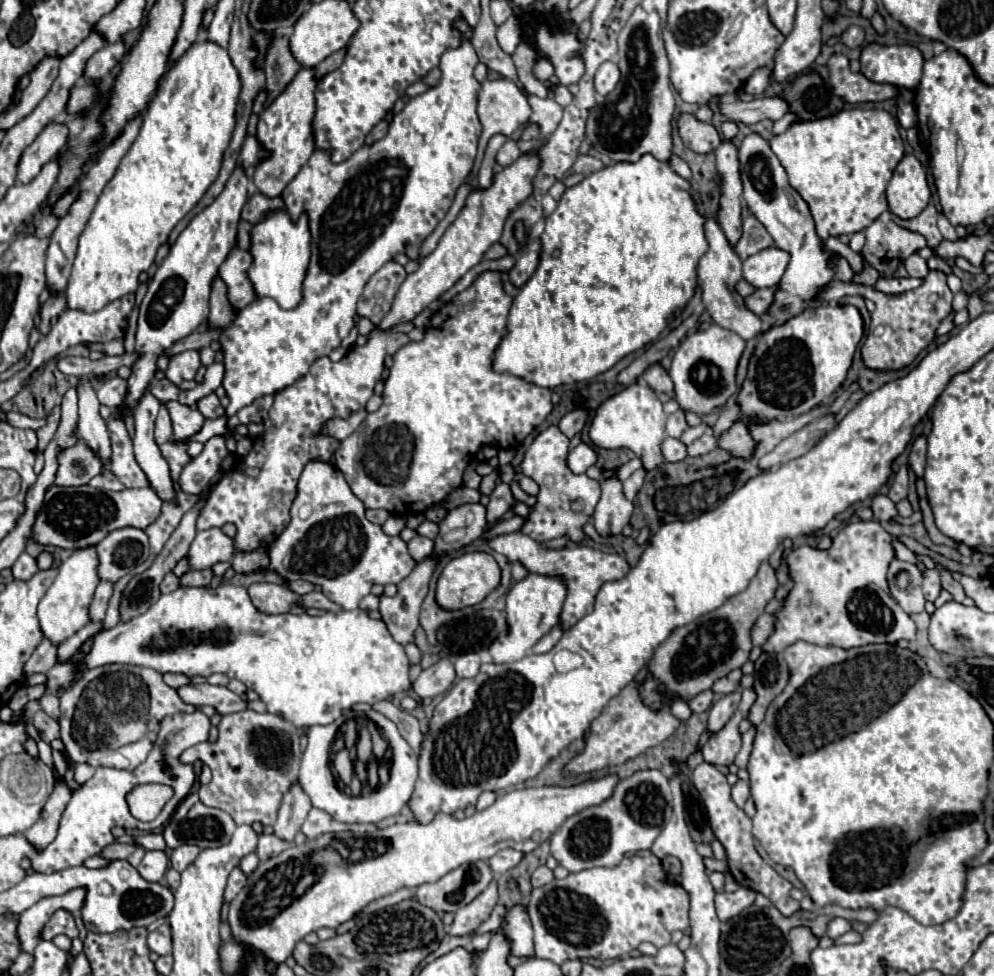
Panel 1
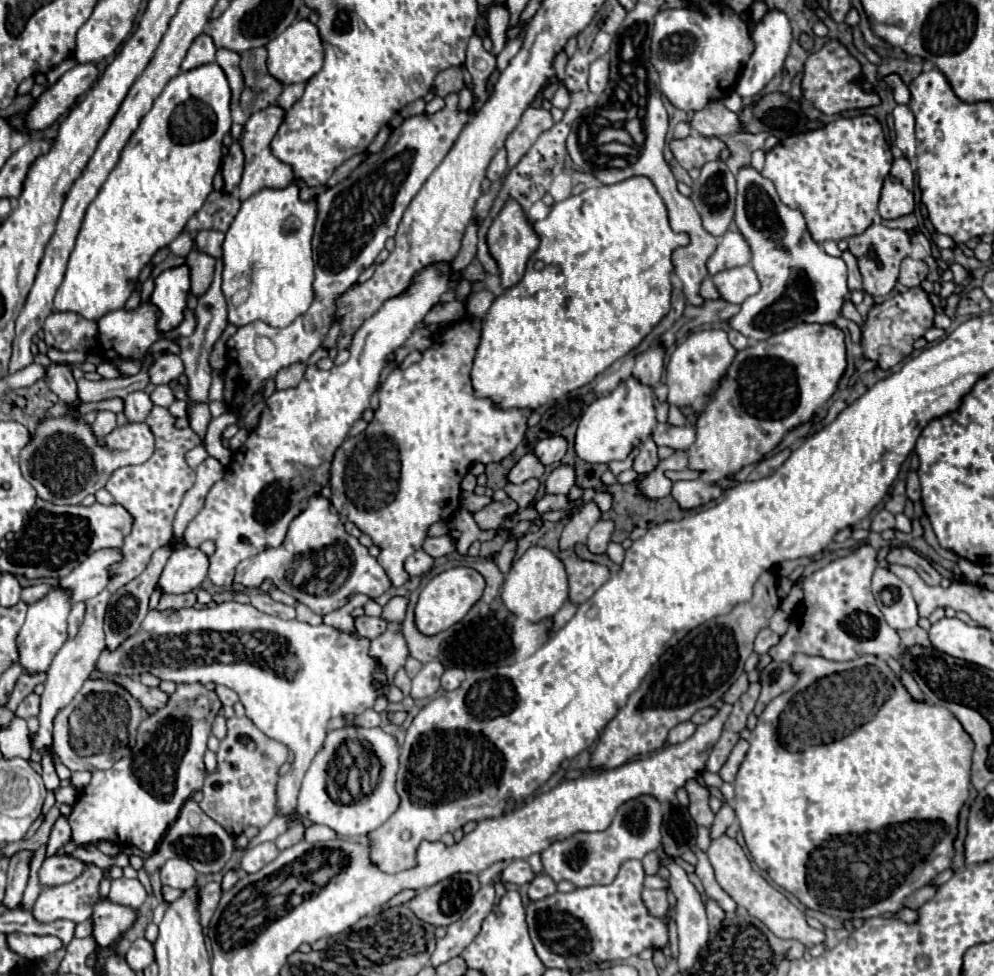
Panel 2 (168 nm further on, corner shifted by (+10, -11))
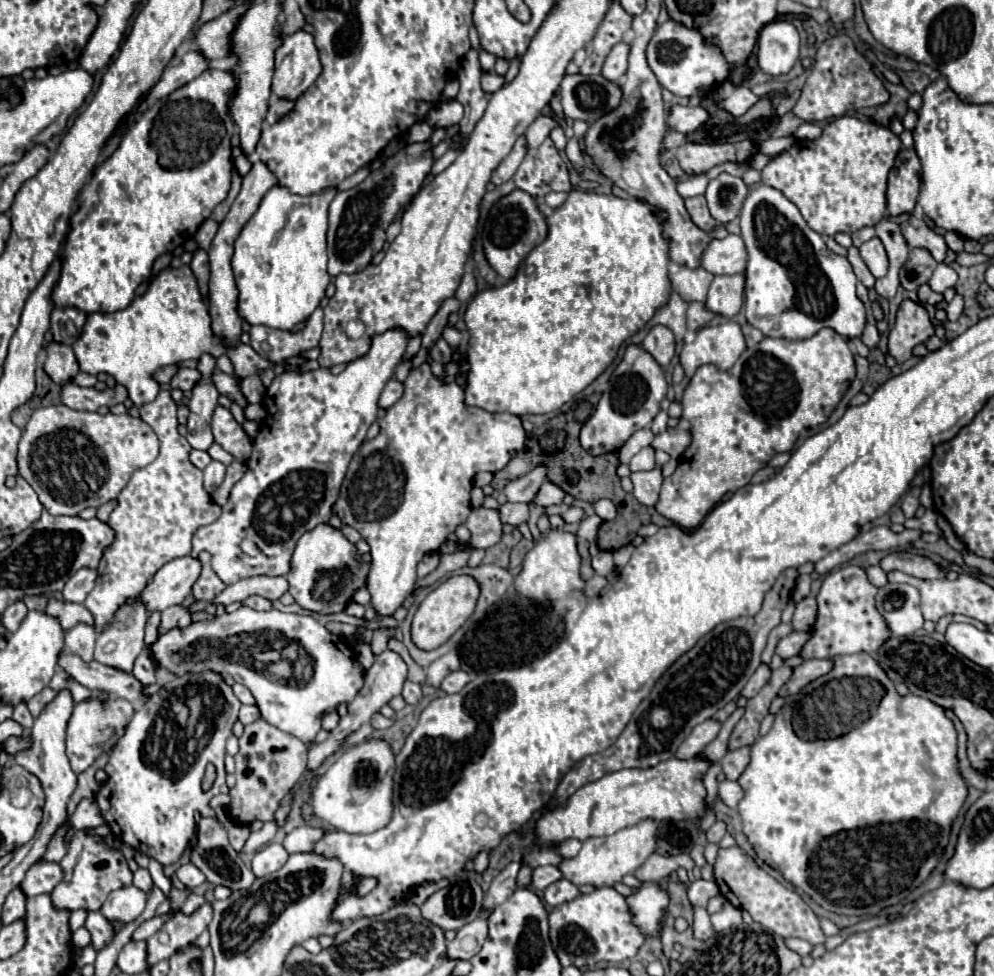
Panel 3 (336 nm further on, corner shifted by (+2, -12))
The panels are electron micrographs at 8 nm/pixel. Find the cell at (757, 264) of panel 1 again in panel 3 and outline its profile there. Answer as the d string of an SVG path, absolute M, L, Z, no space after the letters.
M744 273L716 275L708 291L706 307L718 315L734 317L744 303L744 281Z

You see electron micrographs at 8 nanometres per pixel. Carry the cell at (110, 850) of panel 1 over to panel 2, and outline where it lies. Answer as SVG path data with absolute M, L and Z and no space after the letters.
M54 854L42 862L42 866L38 870L38 882L40 882L40 886L66 884L66 882L74 880L84 868L86 868L86 864L80 860Z

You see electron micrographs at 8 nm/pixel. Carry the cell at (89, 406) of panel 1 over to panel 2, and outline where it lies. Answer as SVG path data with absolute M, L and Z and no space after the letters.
M52 362L46 368L46 382L48 382L50 390L60 400L64 400L66 404L70 404L70 406L80 404L76 400L76 380L72 376L72 366L70 364L56 364L56 362Z

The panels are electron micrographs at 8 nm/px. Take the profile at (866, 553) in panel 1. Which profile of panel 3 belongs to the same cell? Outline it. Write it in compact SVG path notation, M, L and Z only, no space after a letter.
M844 565L826 575L822 581L822 589L816 597L818 601L818 617L814 627L810 629L810 639L804 643L800 651L802 659L832 659L838 655L854 655L854 653L876 653L888 637L892 637L888 623L880 617L874 597L878 587L870 583L866 571L858 565Z

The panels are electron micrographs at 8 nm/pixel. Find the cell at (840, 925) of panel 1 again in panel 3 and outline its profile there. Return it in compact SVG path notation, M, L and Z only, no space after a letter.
M730 847L730 849L718 849L718 859L714 865L714 875L716 883L722 891L722 895L738 909L746 909L754 921L764 925L766 929L774 931L776 935L788 939L788 937L798 937L806 939L812 945L824 943L826 935L822 933L818 925L818 917L814 911L802 901L798 893L792 889L784 887L778 883L774 877L770 877L766 871L762 871L752 857L746 855L744 849L740 847Z

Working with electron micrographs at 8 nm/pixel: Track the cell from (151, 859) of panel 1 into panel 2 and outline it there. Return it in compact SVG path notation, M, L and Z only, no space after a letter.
M128 878L112 880L108 900L114 904L122 904L122 906L138 910L142 902L146 900L146 890L138 880L128 880Z

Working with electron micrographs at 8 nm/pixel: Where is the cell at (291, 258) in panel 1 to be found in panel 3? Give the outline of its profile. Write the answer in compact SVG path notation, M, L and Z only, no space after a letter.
M276 185L264 195L258 211L234 243L232 271L238 285L238 313L244 321L294 329L320 305L330 283L326 273L326 229L328 205L336 193L336 189L324 189L318 195L300 197Z

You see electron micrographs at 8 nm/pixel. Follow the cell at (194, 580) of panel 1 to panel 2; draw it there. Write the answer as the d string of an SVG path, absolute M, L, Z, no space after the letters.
M194 592L180 594L180 596L164 596L162 594L158 610L160 612L164 612L164 610L182 610L182 608L192 608L192 606L196 606L196 594Z

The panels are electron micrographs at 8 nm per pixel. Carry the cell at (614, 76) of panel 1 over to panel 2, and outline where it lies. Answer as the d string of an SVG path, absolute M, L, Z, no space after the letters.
M598 58L598 60L594 60L590 64L588 84L590 84L590 90L594 94L600 94L606 88L606 84L608 84L608 68L610 68L610 64L604 58Z

